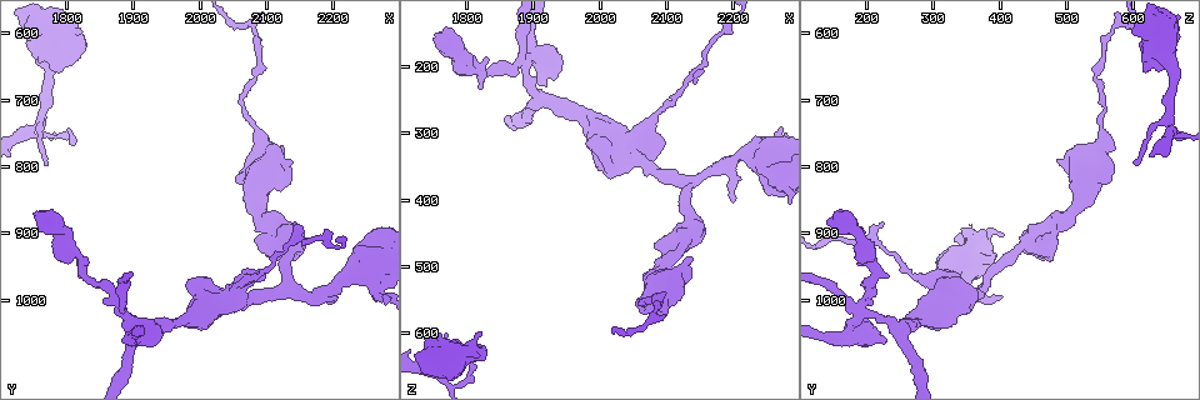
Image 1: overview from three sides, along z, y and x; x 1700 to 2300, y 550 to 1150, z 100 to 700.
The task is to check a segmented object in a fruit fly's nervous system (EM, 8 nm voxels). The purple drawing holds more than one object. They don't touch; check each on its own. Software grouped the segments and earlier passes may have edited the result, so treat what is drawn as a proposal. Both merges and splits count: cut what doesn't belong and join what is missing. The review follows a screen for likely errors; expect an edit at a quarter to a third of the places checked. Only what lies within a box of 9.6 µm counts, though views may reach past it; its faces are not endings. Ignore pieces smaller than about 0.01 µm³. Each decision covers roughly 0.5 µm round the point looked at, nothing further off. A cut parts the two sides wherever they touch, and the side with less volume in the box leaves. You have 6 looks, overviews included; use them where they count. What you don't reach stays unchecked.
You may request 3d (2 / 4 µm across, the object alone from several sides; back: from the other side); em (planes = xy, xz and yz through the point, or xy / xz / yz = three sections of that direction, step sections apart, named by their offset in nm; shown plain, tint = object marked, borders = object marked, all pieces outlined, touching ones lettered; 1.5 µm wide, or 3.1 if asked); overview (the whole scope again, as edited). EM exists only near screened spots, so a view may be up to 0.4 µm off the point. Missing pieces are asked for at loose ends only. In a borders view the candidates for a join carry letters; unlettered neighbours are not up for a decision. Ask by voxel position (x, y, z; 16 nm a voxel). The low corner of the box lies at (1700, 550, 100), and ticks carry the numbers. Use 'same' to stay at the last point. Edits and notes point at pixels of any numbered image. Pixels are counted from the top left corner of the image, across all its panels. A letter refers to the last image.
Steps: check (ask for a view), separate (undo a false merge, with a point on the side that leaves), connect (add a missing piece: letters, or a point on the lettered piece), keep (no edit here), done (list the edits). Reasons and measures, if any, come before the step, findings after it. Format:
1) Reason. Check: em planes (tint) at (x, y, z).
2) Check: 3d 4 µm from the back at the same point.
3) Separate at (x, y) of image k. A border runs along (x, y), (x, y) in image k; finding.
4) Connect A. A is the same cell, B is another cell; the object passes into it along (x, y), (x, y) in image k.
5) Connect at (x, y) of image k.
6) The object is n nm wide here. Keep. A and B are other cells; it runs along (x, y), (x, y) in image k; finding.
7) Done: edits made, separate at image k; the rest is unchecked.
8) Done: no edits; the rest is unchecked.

An open end. Check: 3d 4 µm at (1755, 865, 155).

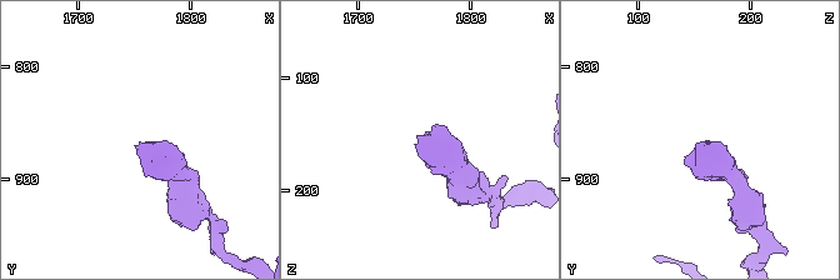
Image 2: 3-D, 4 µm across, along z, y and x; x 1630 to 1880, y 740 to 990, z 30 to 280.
Need the tissue. Check: em planes (plain) at (1754, 868, 152).

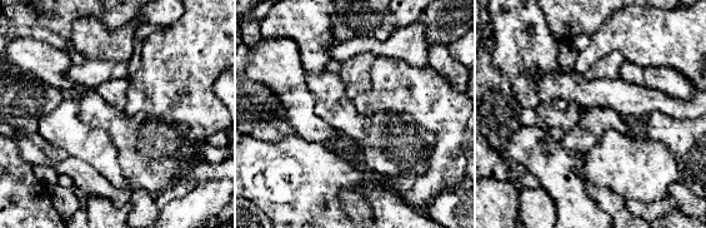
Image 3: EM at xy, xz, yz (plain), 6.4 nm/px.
Check: em planes (borders) at the same point.

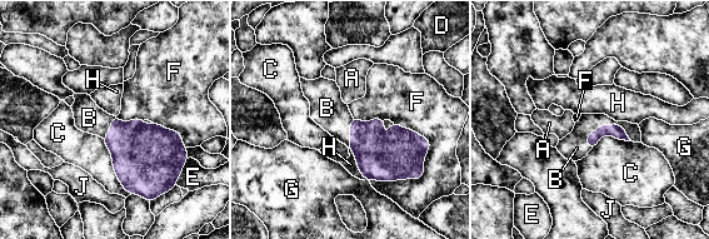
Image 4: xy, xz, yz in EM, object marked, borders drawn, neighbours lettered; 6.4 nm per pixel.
Connect at (573, 147) of image 4. B is the same cell, A, C, D, E, F, G, H and J are other cells; the neuron continues.

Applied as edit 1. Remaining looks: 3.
Redraw. Check: overview.

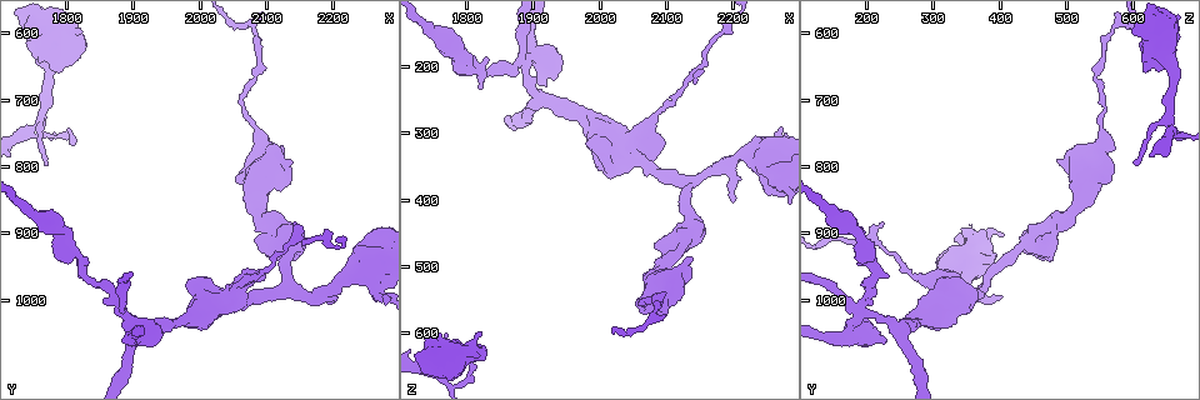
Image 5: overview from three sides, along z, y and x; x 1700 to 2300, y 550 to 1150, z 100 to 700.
Four or more arms meet. Check: em xz step 8 (borders) at (1880, 1020, 195).

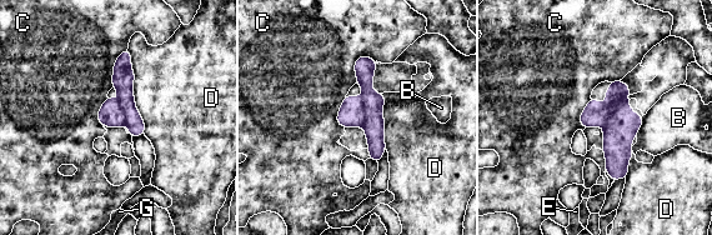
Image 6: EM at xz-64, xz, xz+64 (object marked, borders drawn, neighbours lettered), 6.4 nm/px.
Separate at (595, 114) of image 6. B, C, D, E and G are other cells; a border runs along (627, 99), (607, 114), (602, 125) in image 6; a second neuron is stuck on.

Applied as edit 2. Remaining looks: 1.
Done: edits made, connect at image 4, separate at image 6; the rest is unchecked.

